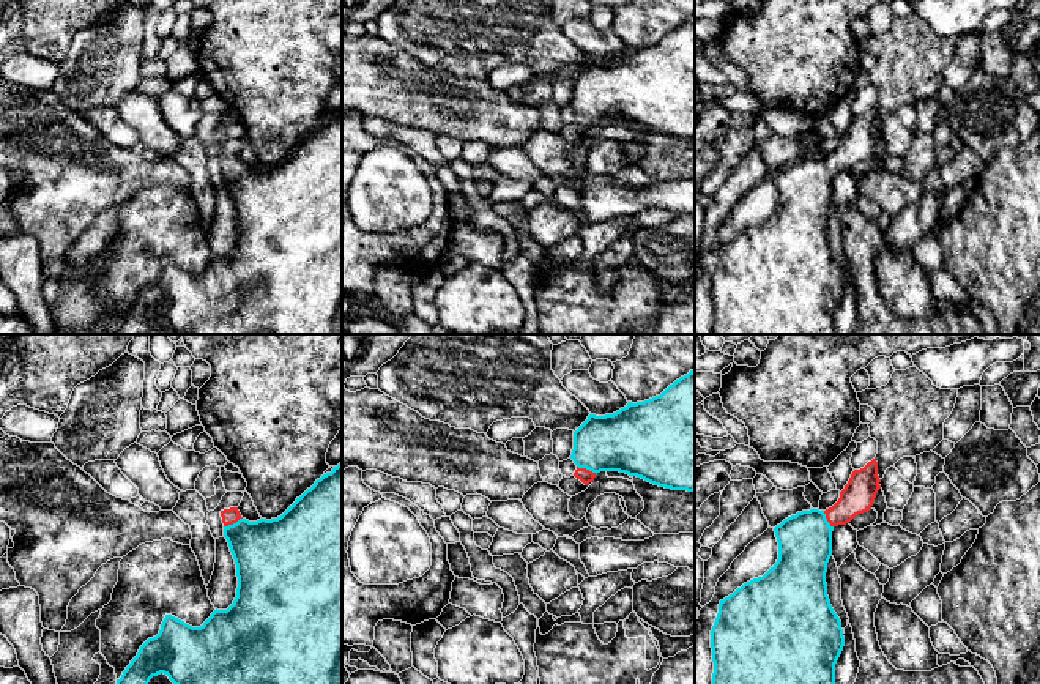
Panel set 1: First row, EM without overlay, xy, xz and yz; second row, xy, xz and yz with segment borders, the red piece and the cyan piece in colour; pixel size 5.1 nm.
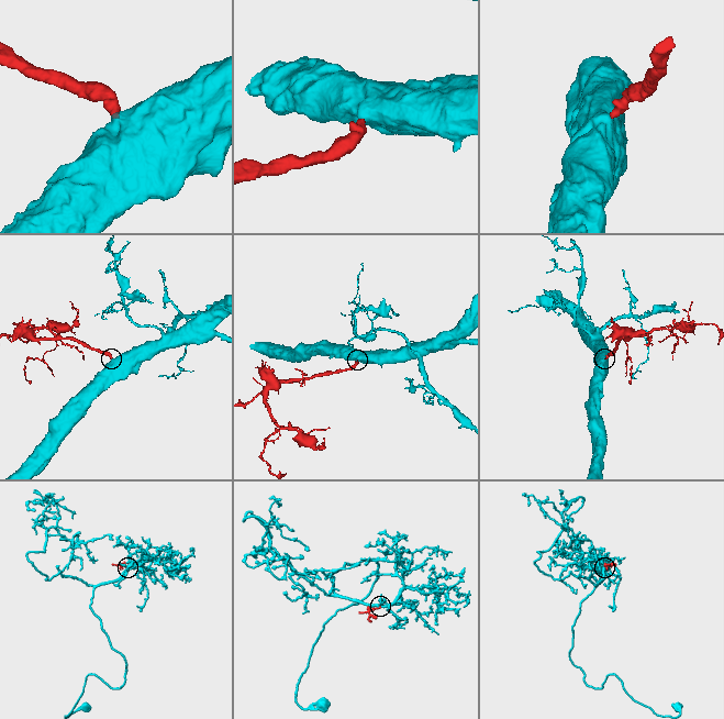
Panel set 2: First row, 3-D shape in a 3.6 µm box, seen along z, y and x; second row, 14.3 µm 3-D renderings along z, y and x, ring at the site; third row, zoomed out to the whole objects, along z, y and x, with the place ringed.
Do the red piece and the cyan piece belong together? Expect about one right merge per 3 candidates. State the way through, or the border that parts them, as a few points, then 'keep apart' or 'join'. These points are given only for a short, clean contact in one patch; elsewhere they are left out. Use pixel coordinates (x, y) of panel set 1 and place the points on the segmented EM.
runs through xz (586, 476), (586, 470), (612, 445), (626, 442); join

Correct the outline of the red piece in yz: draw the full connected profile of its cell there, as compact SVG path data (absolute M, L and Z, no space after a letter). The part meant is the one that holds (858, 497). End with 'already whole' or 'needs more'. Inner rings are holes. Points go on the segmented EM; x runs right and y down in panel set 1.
M875 457L852 471L832 507L797 512L774 528L778 542L777 563L763 577L744 583L719 604L711 630L712 684L835 684L835 664L845 637L826 583L832 531L871 509L879 482Z; needs more

